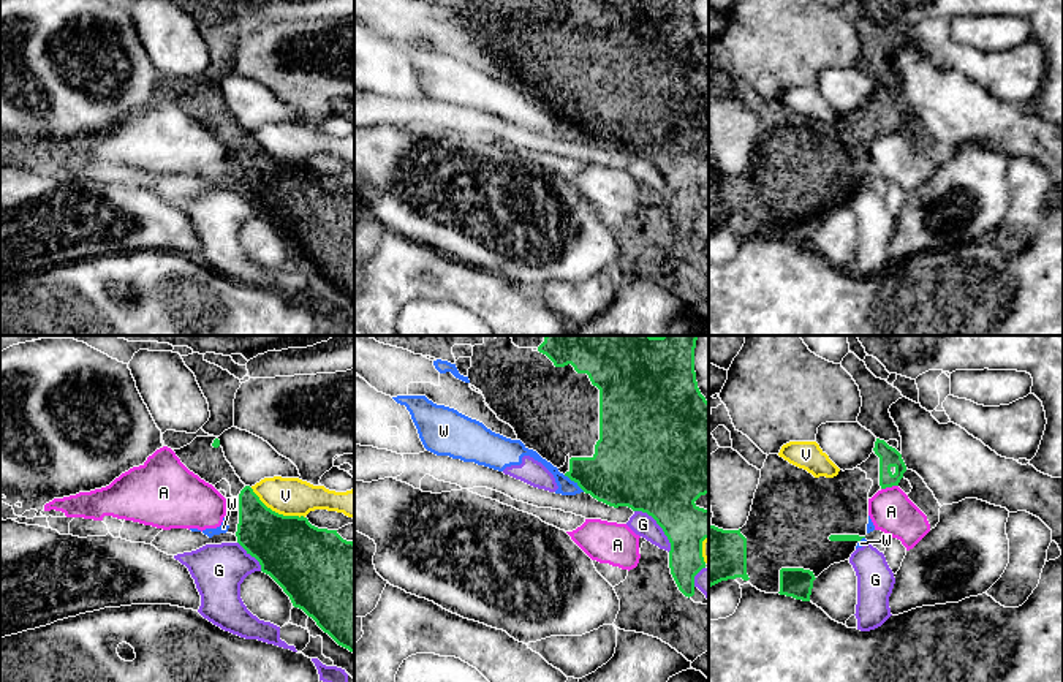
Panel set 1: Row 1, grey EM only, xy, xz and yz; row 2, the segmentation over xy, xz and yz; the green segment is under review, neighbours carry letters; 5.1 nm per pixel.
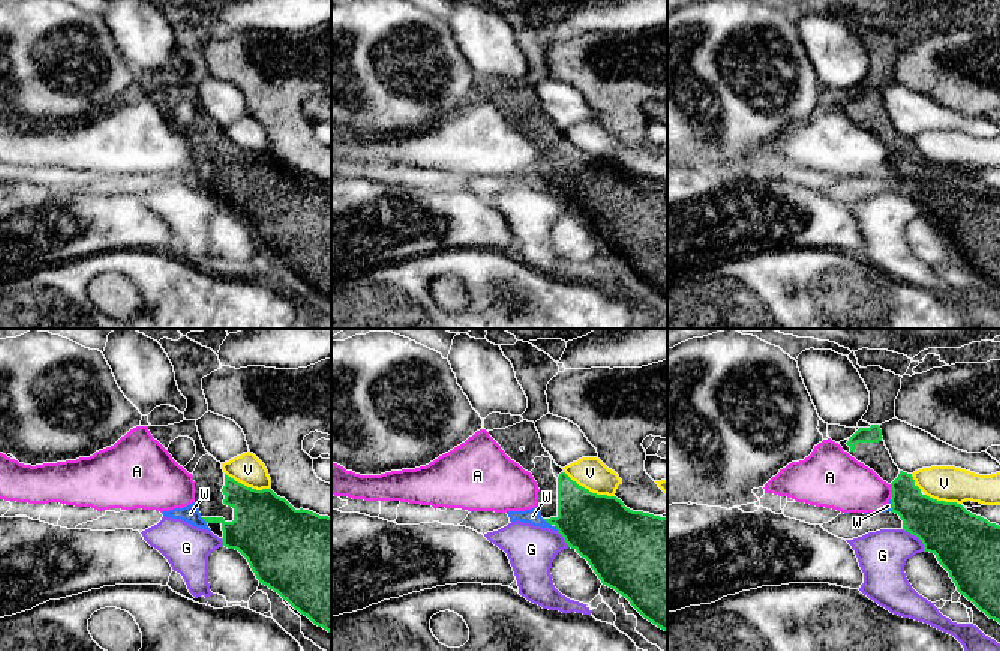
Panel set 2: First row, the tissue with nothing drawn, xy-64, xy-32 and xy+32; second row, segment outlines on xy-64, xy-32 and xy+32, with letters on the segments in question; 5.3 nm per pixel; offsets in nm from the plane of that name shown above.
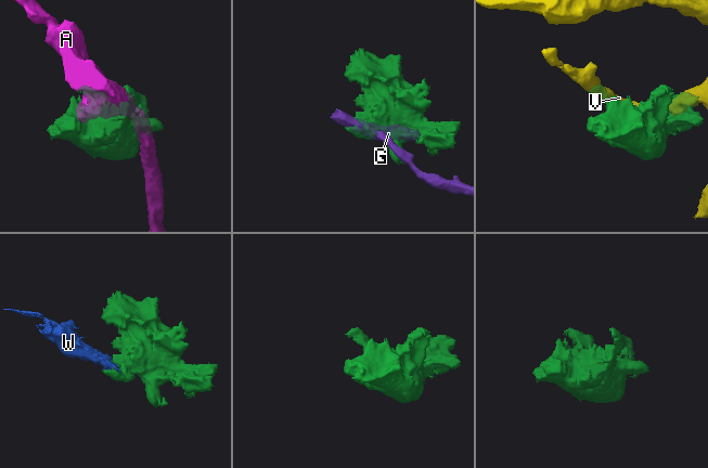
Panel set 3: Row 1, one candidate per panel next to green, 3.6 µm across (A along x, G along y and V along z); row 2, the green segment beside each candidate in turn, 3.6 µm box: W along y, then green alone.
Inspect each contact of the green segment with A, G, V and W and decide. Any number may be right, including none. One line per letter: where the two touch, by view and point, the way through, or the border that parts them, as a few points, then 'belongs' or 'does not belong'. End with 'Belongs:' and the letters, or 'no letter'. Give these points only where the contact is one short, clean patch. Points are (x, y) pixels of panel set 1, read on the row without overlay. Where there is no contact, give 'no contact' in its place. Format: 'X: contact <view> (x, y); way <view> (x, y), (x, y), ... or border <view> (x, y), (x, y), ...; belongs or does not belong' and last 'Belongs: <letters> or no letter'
A: contact yz (889, 132); does not belong
G: contact xz (658, 170); does not belong
V: contact xy (277, 159); does not belong
W: contact xz (575, 127); border xz (563, 121), (584, 136); does not belong
Belongs: no letter

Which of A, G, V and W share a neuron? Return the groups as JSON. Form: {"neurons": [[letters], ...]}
{"neurons": [["A"], ["G", "W"], ["V"]]}

